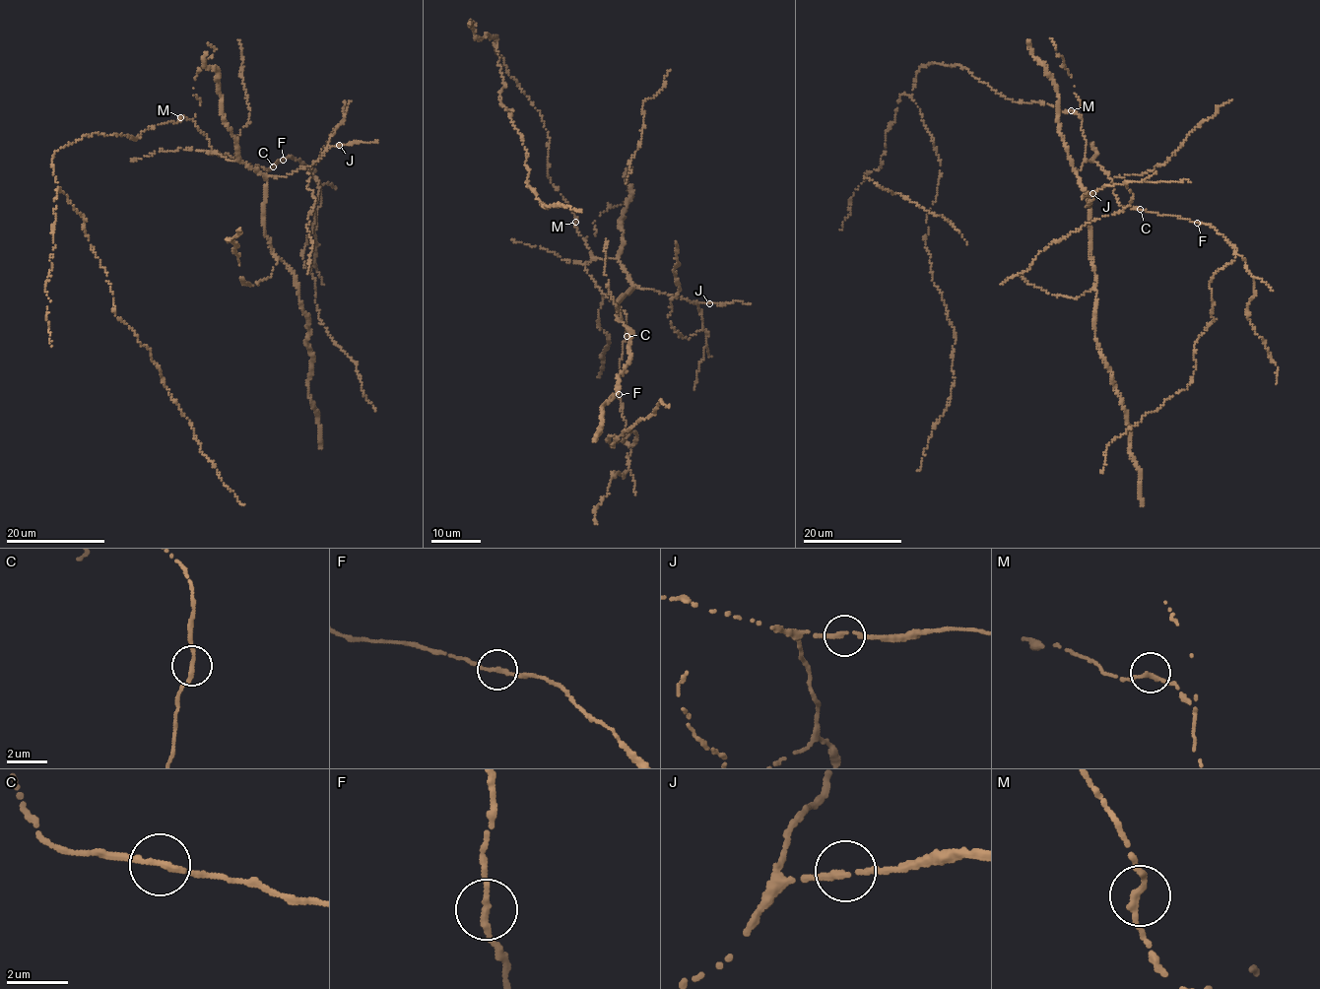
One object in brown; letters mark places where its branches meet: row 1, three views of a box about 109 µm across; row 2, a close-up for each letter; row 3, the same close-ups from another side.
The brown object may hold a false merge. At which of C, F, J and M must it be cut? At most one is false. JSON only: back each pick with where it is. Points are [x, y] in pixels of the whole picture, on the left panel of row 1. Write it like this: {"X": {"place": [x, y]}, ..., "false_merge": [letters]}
{"false_merge": []}

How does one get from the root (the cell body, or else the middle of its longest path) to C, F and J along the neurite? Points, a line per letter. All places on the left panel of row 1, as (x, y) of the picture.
C: (151, 127), (181, 117), (192, 118), (209, 139), (213, 152), (208, 153), (269, 170), (273, 166)
F: (151, 127), (181, 117), (192, 118), (209, 139), (213, 152), (208, 153), (269, 170), (284, 160)
J: (151, 127), (192, 118), (212, 151), (268, 176), (308, 166), (339, 145)

